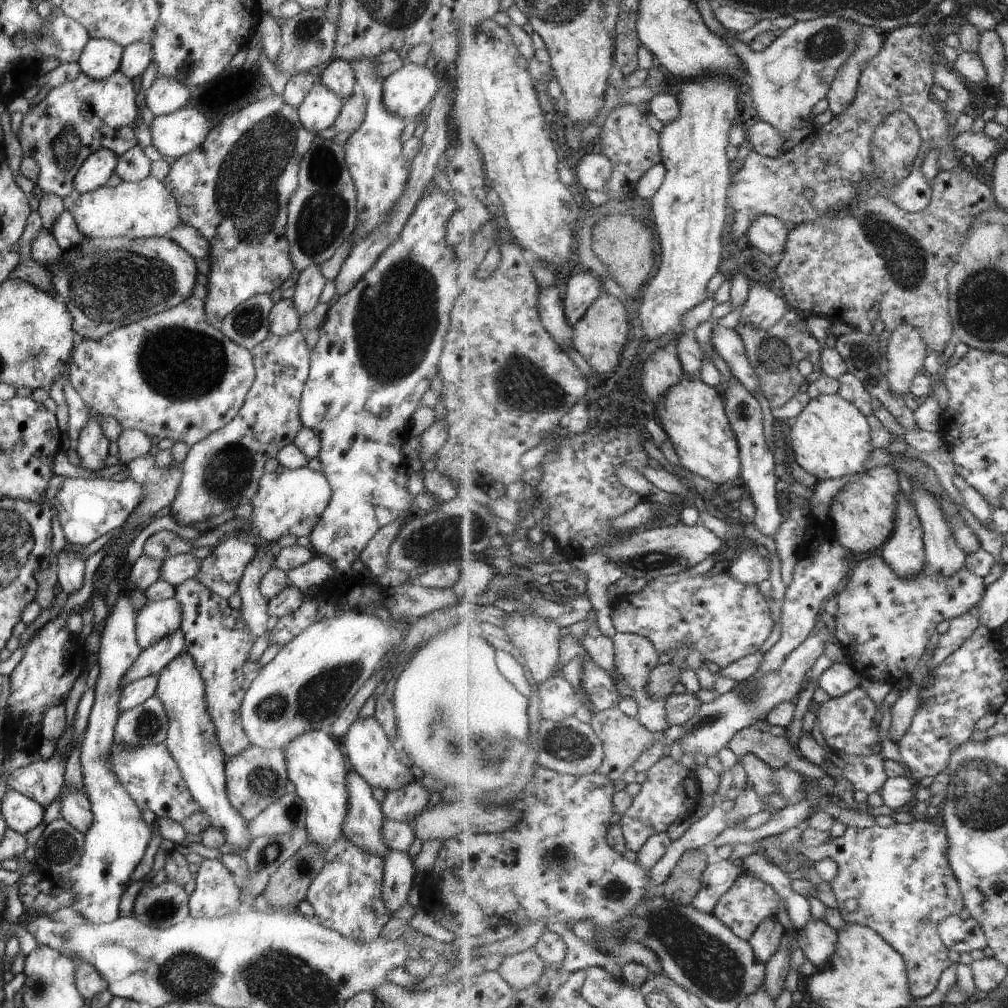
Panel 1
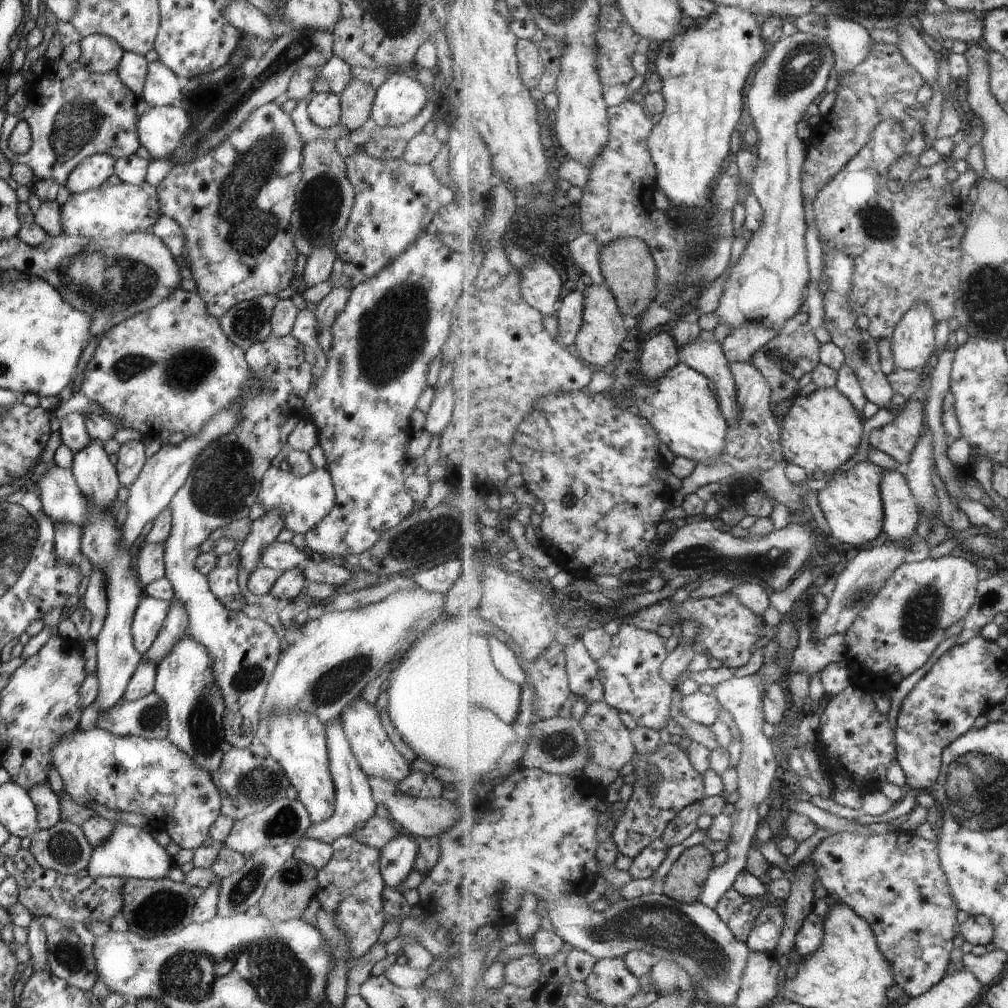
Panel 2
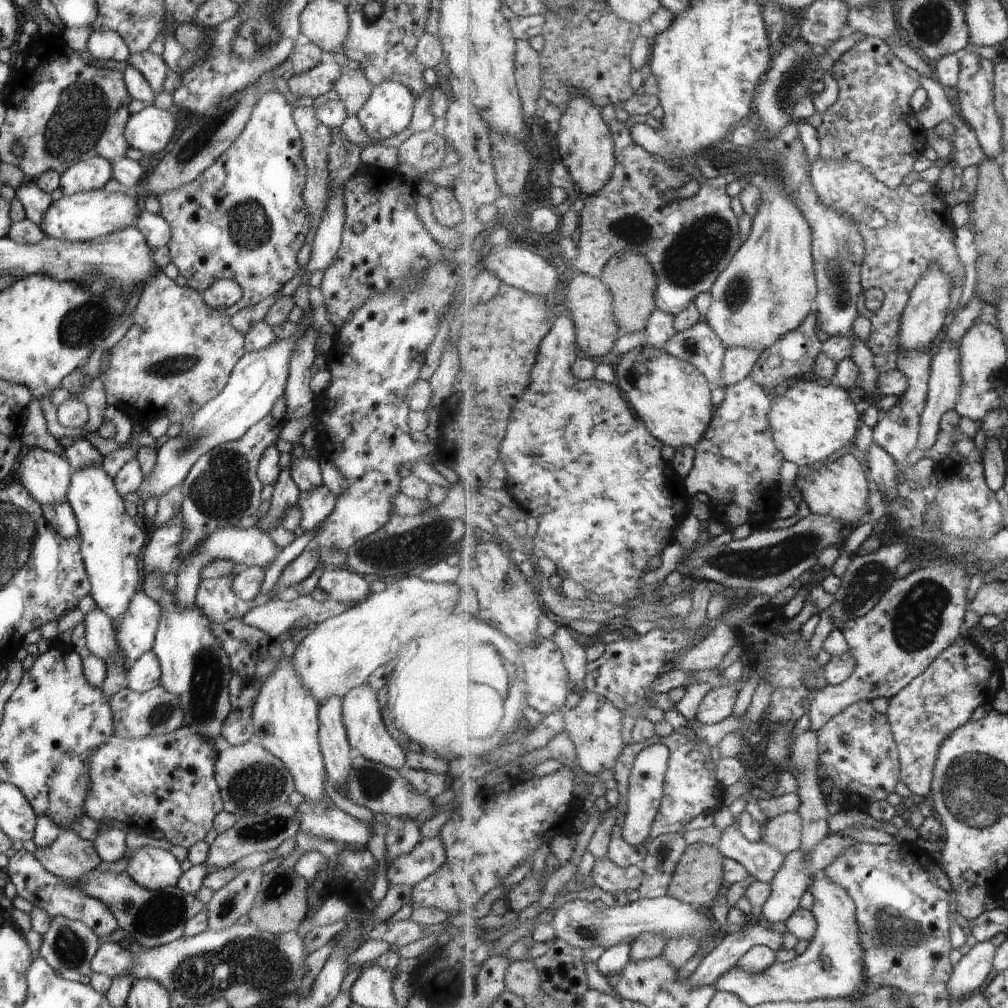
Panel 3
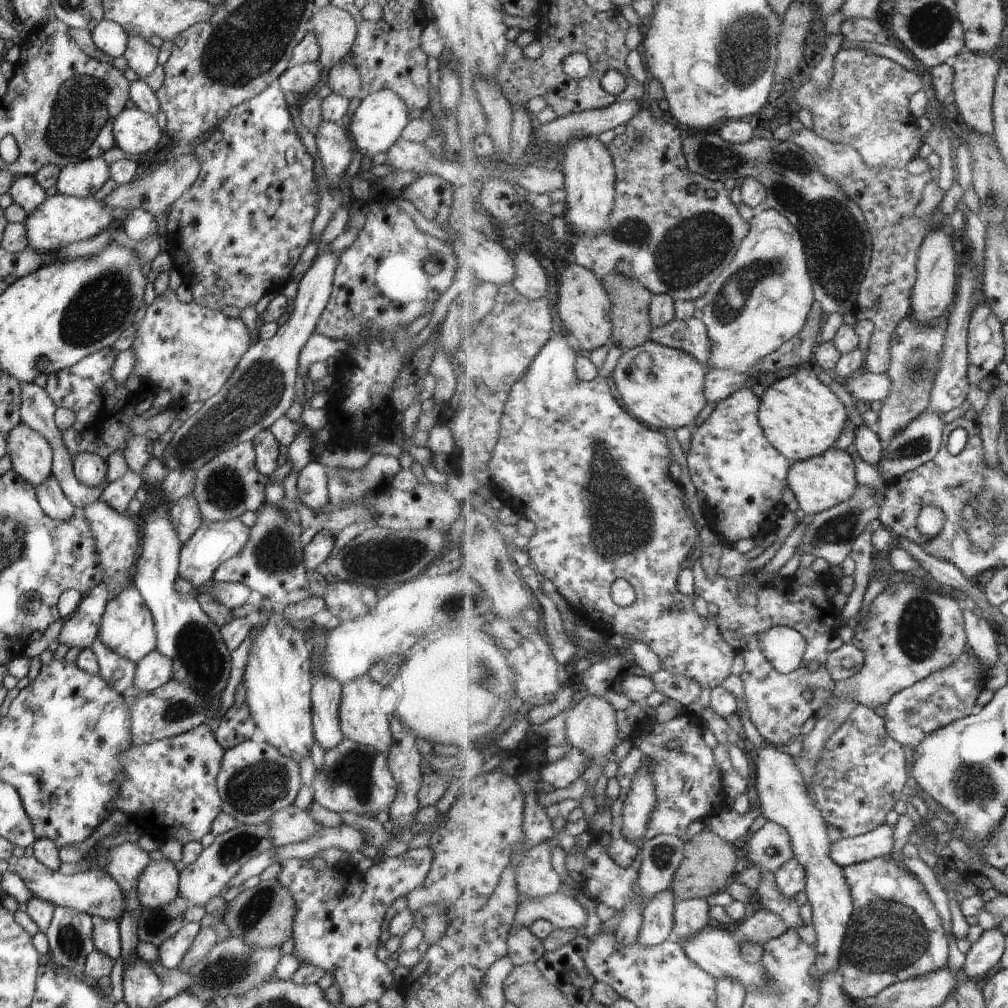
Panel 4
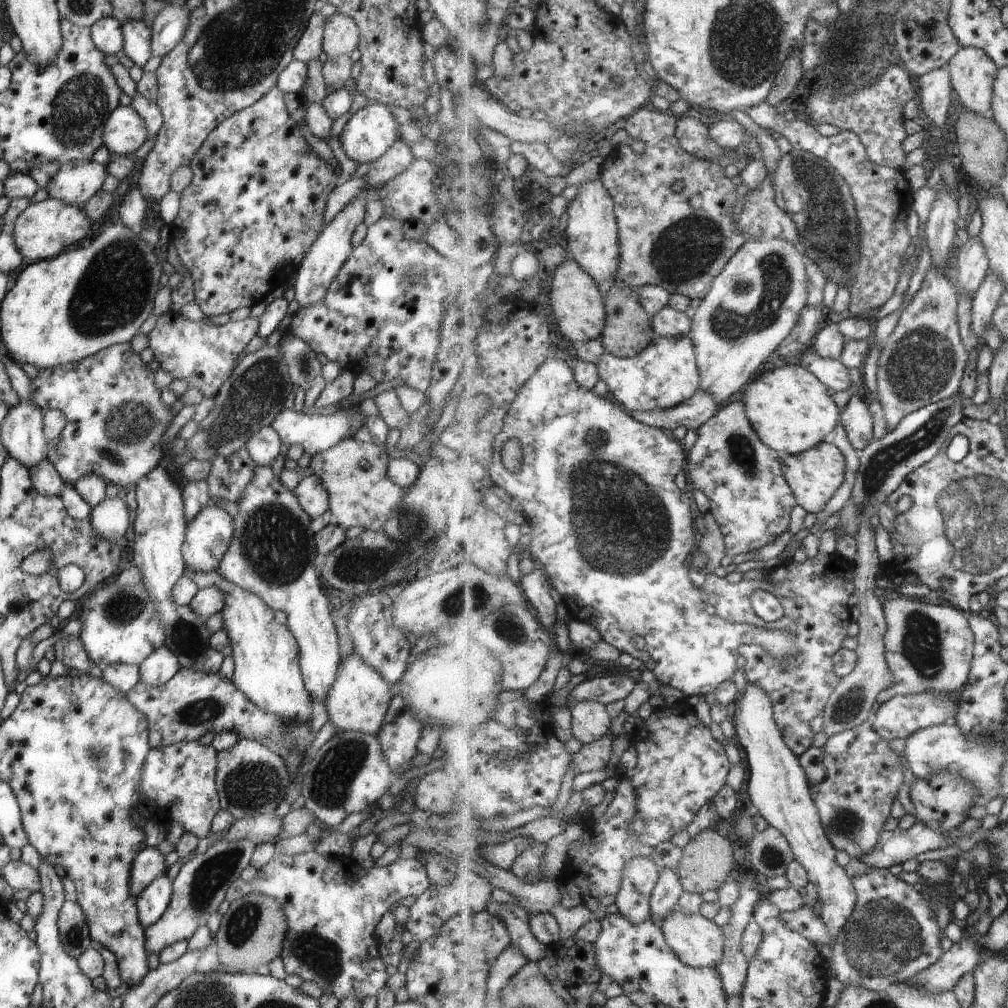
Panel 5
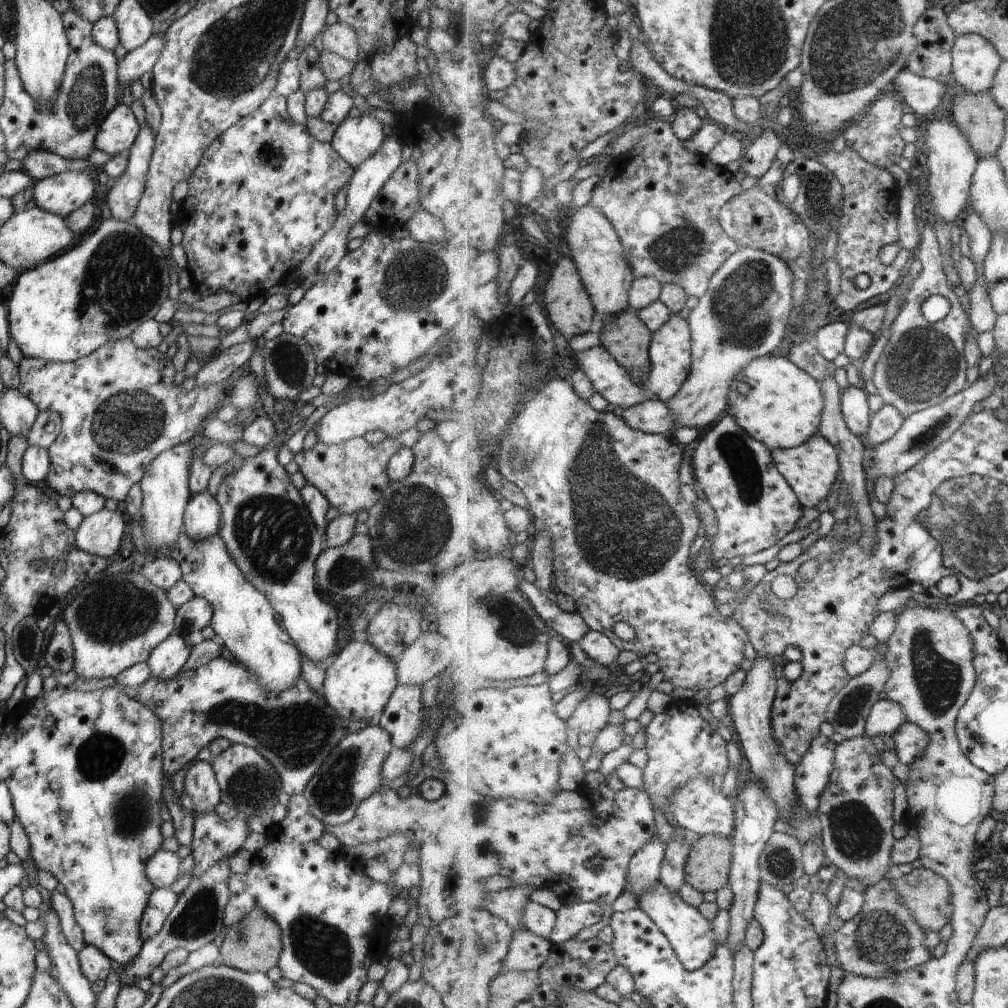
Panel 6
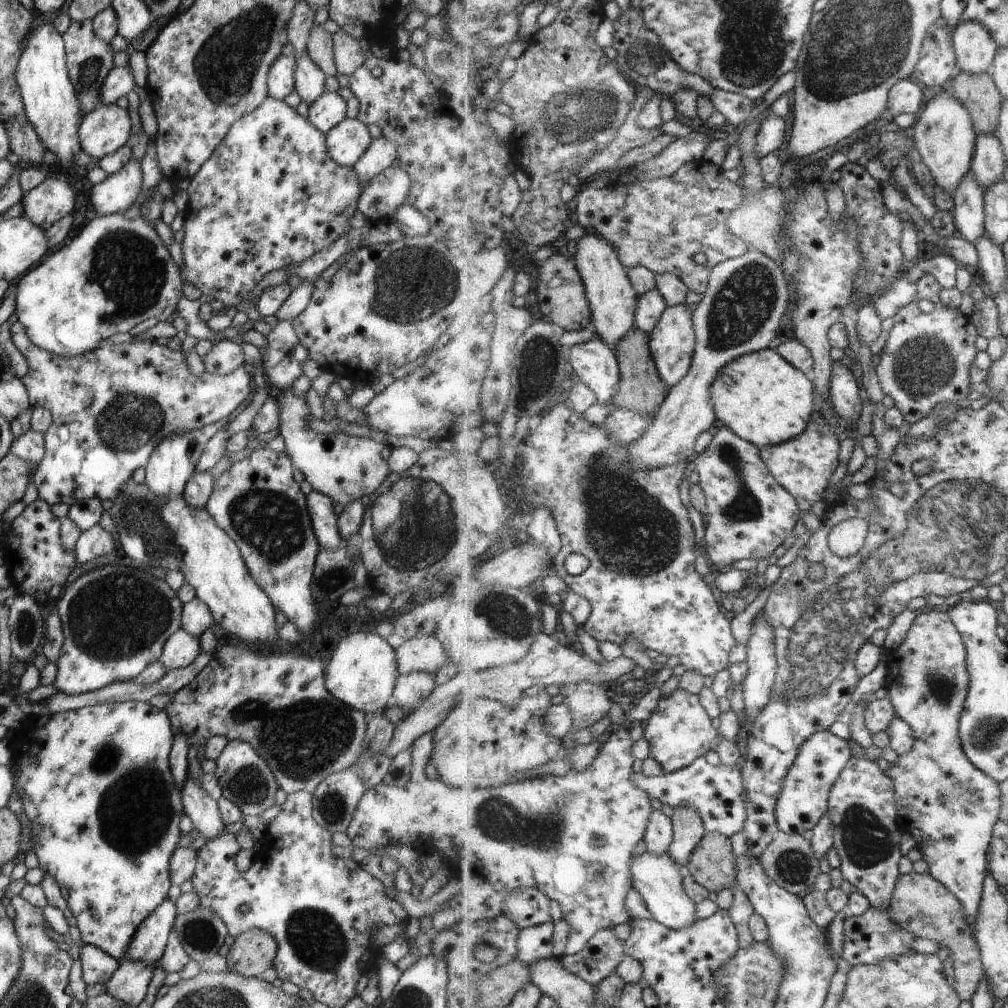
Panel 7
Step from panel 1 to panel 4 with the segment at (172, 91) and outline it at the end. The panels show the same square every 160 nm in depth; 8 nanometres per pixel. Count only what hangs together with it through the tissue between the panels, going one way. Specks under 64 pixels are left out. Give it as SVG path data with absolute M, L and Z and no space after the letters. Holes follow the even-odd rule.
M133 35L129 36L122 54L127 61L127 67L134 71L139 79L153 72L157 66L157 55L158 49L151 46L148 40Z

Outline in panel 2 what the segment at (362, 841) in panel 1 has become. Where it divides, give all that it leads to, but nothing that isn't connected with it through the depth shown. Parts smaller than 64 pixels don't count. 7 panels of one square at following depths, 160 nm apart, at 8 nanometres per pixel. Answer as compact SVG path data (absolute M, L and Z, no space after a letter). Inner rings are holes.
M335 718L324 722L325 742L327 756L329 759L328 769L334 786L334 811L324 821L310 823L305 829L305 839L317 839L327 843L333 842L334 838L341 835L349 835L351 829L360 822L367 820L375 810L376 802L373 800L370 784L367 782L366 774L359 768L357 759L351 752L349 743L345 738L340 719Z

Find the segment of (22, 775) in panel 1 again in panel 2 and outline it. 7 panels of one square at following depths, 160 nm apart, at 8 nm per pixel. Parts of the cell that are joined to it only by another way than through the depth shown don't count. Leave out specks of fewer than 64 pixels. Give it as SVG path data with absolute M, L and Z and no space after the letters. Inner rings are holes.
M45 780L25 790L30 801L36 806L37 830L51 828L61 820L57 796L50 790L49 784Z

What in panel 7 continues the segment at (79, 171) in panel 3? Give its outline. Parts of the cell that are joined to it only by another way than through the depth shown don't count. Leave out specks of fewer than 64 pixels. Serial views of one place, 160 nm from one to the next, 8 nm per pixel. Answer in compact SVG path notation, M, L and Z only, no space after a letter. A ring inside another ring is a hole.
M50 173L35 189L22 196L23 218L43 228L72 213L75 191L63 175Z

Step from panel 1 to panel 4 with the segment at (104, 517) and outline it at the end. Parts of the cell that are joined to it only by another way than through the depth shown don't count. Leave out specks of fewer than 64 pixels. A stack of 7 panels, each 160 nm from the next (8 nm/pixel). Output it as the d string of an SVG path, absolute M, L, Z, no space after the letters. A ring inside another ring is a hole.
M19 422L7 434L6 449L11 469L34 488L51 474L52 451L39 432Z

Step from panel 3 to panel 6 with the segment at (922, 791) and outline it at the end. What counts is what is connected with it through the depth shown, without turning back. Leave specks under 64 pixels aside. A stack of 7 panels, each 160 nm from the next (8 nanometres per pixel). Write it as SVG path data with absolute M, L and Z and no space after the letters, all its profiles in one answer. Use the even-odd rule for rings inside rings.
M880 700L870 713L866 723L866 736L877 737L895 735L909 718L901 704L891 700Z

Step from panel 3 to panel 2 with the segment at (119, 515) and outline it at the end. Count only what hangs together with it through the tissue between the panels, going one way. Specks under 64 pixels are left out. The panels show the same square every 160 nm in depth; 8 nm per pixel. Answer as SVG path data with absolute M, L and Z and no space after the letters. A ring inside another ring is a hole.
M90 440L84 449L72 456L70 470L78 489L88 505L88 517L80 528L80 556L90 562L91 570L97 569L104 578L106 594L106 615L103 626L94 638L96 648L96 677L98 693L94 700L98 704L98 714L112 707L122 698L127 681L132 677L141 655L133 648L131 623L135 607L139 604L143 589L137 585L136 576L131 571L130 552L121 542L122 530L115 525L116 496L120 486L115 465L101 448L101 441Z

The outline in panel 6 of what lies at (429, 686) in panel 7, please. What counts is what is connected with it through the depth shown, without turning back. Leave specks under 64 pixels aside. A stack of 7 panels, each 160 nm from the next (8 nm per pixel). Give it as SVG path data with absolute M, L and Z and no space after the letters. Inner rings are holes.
M398 684L391 692L375 724L385 730L392 748L407 748L421 732L424 709L421 702L421 687L413 684Z

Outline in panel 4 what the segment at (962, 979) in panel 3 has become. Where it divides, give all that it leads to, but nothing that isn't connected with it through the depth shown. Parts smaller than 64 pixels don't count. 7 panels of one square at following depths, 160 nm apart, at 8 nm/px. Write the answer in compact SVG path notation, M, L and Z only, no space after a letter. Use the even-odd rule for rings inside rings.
M1001 928L984 931L979 939L972 944L970 951L966 954L961 978L981 980L991 972L1003 959L1007 935L1003 934Z

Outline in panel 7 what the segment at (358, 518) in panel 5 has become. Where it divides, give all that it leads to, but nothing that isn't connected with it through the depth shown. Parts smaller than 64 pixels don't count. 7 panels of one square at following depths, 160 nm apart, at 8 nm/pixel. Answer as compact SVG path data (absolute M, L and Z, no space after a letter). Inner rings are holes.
M291 387L285 388L283 392L280 392L276 396L275 402L278 406L278 418L280 421L279 434L283 438L286 454L289 456L292 466L299 470L304 480L311 485L312 490L343 506L349 504L349 502L361 499L362 496L372 497L372 493L389 474L387 460L391 447L377 444L371 438L347 436L347 434L342 432L315 434L315 432L307 428L308 420L310 419L308 405L305 403L304 398L298 398L291 392Z

